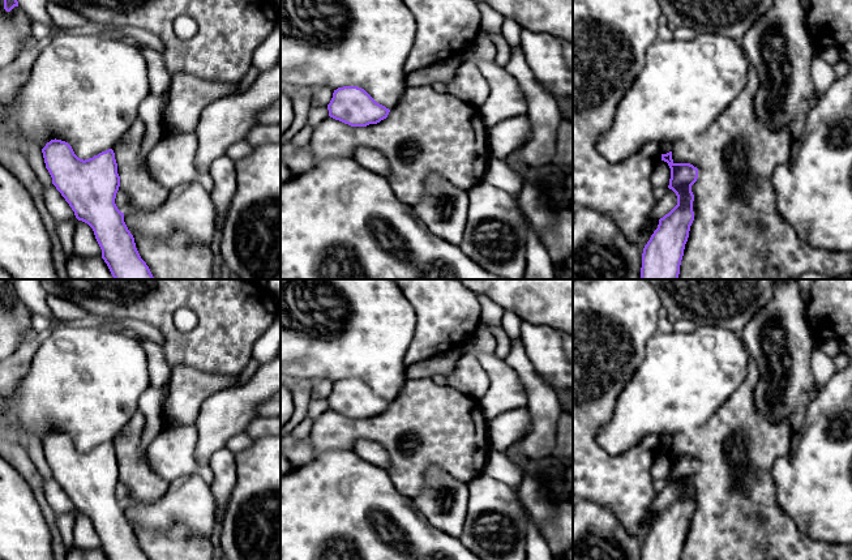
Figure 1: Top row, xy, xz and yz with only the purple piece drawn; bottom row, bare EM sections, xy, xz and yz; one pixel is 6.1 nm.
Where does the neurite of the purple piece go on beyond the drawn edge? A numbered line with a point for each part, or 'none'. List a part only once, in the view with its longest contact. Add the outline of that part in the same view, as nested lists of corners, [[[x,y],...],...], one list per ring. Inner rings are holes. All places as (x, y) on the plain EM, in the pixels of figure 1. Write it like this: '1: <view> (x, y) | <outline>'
none

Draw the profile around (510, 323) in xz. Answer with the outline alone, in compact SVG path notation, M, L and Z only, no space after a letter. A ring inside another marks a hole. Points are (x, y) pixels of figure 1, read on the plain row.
M505 311L501 321L501 326L511 339L511 343L514 341L521 341L521 325L522 320L511 311Z

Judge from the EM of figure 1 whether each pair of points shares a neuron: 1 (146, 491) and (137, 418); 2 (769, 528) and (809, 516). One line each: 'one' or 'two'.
1: one
2: two

